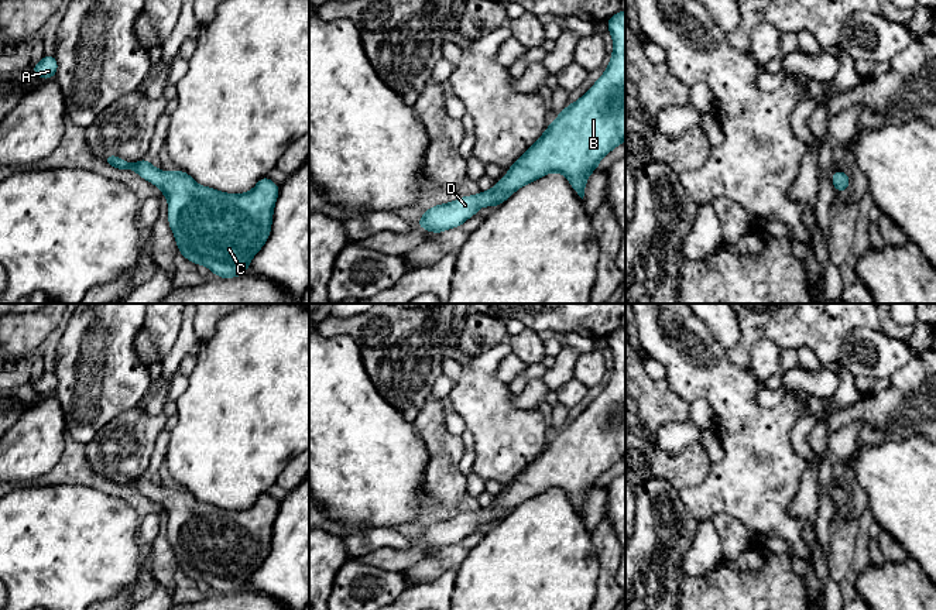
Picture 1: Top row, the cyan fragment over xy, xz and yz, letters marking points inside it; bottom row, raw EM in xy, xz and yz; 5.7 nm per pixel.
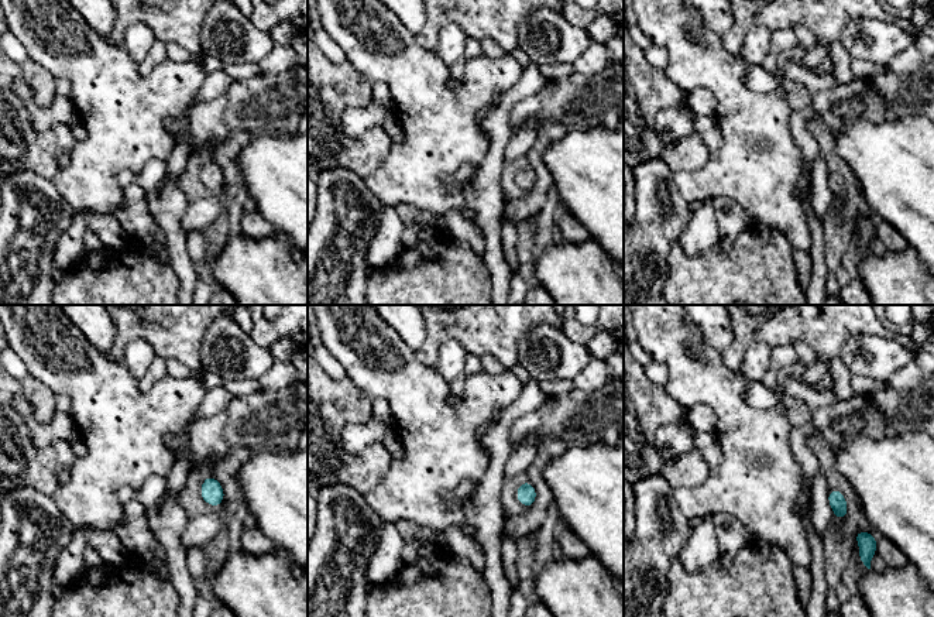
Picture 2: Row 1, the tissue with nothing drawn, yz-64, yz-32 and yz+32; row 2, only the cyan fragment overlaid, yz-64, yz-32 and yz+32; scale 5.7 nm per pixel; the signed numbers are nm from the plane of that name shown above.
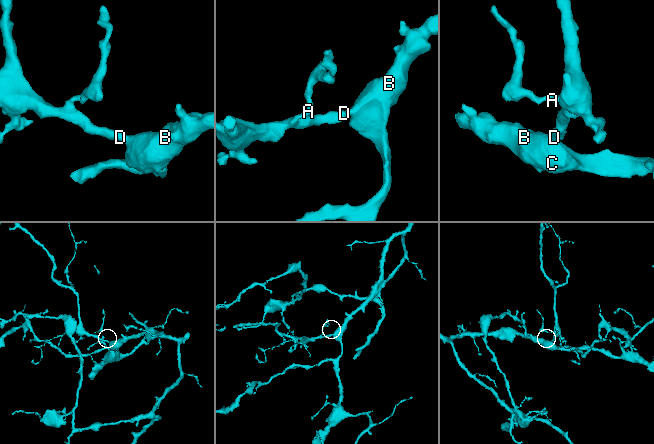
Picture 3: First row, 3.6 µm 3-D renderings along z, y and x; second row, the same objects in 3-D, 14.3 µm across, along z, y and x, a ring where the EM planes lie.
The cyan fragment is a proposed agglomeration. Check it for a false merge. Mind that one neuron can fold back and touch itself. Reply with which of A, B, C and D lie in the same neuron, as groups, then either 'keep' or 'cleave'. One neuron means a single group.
A B C D | keep

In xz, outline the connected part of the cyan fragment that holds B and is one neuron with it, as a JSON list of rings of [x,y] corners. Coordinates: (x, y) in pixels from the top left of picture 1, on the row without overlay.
[[[620,326],[611,332],[607,345],[613,353],[613,371],[604,390],[580,415],[558,429],[558,435],[548,441],[545,449],[508,484],[508,490],[490,507],[432,522],[415,542],[432,549],[462,542],[469,534],[477,531],[480,522],[496,524],[521,503],[551,489],[563,490],[583,515],[587,494],[599,486],[599,477],[625,458],[625,328]]]

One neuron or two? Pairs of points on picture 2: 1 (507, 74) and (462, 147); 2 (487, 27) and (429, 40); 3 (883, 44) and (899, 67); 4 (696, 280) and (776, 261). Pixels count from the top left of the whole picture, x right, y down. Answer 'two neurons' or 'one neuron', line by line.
1: one neuron
2: one neuron
3: two neurons
4: one neuron

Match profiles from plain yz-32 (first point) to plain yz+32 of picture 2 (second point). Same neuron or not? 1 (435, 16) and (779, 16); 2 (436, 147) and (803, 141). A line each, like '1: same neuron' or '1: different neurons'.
1: same neuron
2: different neurons

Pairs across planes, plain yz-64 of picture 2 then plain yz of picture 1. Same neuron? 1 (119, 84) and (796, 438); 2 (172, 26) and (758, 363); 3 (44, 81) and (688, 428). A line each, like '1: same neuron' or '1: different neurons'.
1: different neurons
2: different neurons
3: different neurons

